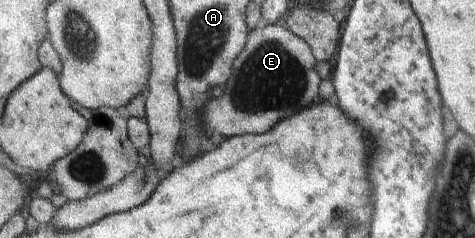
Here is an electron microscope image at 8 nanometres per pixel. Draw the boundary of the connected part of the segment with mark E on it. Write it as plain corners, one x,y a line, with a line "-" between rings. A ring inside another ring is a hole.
281,25
251,29
246,48
236,58
224,94
202,108
204,128
222,134
226,139
252,132
262,134
284,118
298,114
319,99
322,78
316,72
319,64
308,42

